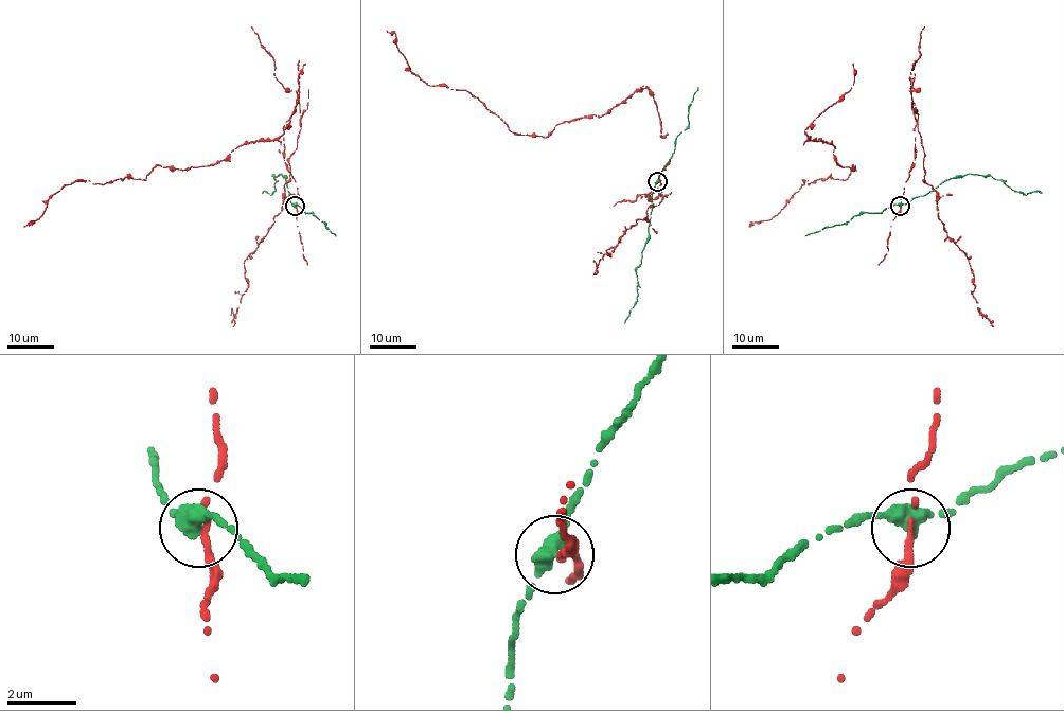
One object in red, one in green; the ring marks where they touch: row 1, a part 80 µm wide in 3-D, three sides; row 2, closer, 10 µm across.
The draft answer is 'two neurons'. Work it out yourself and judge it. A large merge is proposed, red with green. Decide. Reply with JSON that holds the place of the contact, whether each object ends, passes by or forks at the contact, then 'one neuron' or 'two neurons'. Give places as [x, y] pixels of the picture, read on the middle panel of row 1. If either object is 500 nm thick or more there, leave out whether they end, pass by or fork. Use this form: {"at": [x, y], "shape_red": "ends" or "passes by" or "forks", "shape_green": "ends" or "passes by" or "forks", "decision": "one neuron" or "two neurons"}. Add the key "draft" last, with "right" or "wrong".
{"at": [657, 181], "shape_red": "passes by", "shape_green": "passes by", "decision": "two neurons", "draft": "right"}

